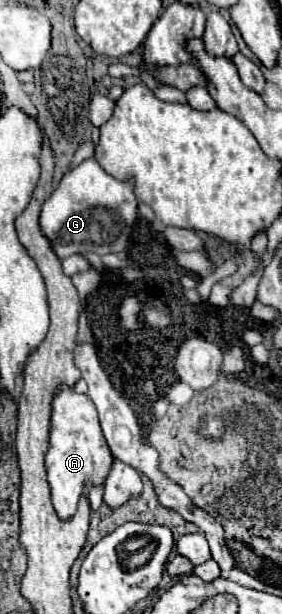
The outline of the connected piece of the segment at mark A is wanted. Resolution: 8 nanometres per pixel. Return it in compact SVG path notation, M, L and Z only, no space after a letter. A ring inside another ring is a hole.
M65 386L59 388L53 402L49 442L51 442L51 448L45 456L45 464L47 464L51 494L53 494L53 506L59 518L69 520L77 510L77 502L81 494L91 484L103 484L113 464L113 454L105 442L105 436L99 426L97 410L89 396L77 394Z

